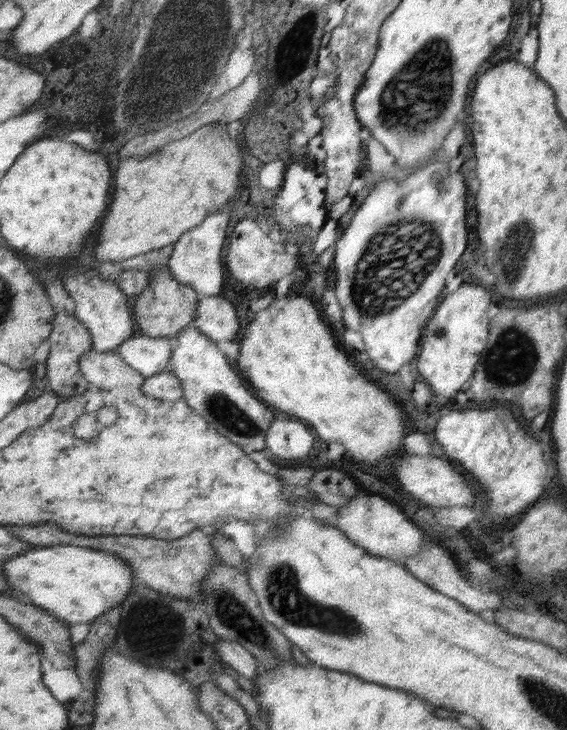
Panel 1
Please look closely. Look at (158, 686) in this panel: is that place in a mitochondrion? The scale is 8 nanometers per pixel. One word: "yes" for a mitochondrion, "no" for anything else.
no

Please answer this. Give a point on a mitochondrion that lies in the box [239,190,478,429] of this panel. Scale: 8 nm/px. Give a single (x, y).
(404, 255)

